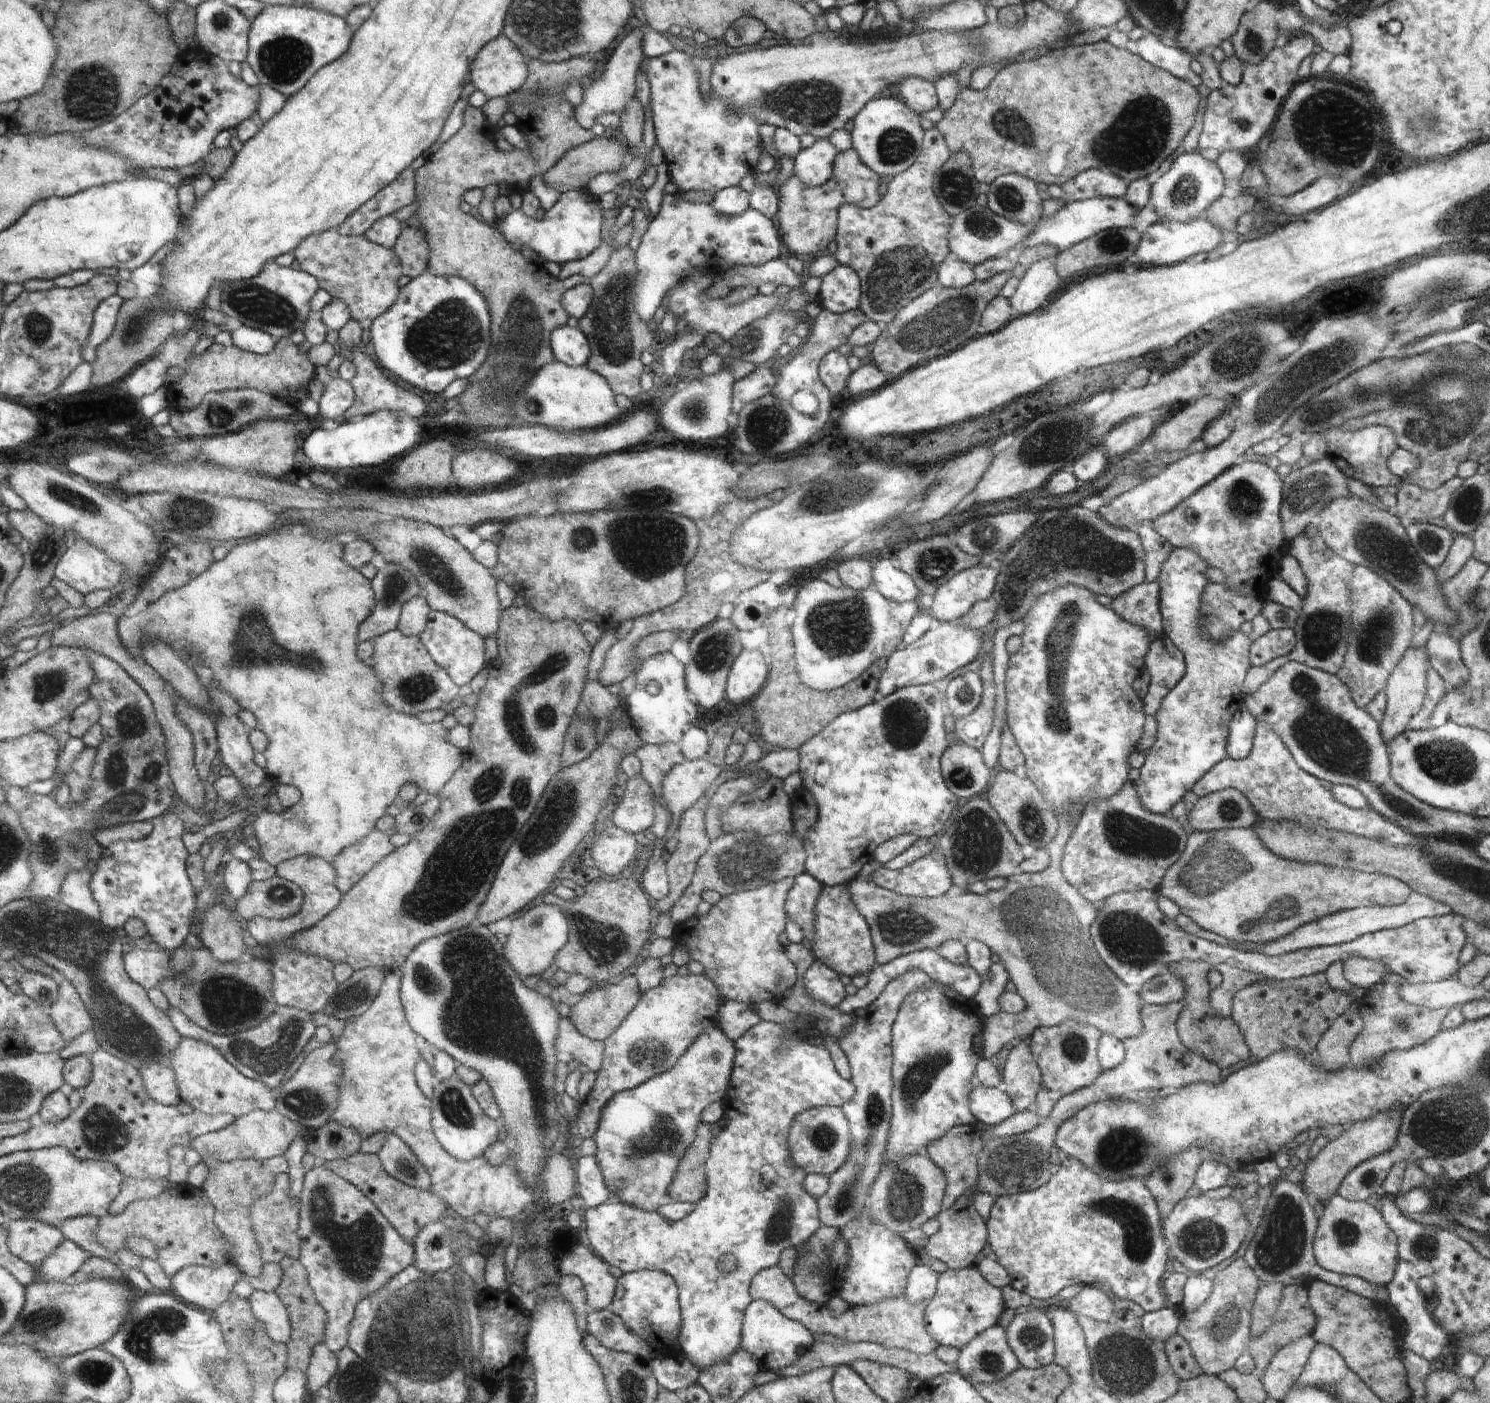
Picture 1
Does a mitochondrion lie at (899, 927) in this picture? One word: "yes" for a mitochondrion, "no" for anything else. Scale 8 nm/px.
yes

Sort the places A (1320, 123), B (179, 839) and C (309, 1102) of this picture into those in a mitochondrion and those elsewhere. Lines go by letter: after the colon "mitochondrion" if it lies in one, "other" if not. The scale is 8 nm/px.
A: mitochondrion
B: other
C: mitochondrion

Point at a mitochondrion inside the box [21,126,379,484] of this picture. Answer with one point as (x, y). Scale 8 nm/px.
(258, 304)

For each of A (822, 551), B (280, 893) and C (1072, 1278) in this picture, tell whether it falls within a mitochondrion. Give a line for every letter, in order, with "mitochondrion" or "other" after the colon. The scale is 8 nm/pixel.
A: other
B: mitochondrion
C: other

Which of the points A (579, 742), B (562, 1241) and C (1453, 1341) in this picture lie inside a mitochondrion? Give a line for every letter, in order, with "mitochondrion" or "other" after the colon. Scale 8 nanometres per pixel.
A: mitochondrion
B: other
C: other

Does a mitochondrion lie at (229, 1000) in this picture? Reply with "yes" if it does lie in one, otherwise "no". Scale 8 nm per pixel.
yes

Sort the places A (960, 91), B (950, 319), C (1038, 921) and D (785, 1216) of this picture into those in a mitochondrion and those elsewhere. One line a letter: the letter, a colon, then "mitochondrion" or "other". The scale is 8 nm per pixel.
A: other
B: mitochondrion
C: mitochondrion
D: mitochondrion

